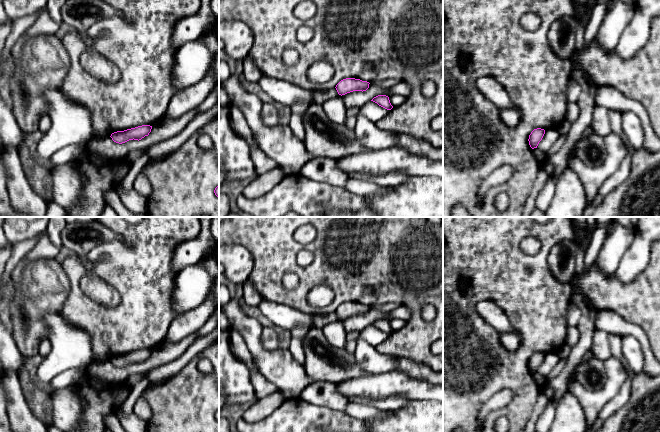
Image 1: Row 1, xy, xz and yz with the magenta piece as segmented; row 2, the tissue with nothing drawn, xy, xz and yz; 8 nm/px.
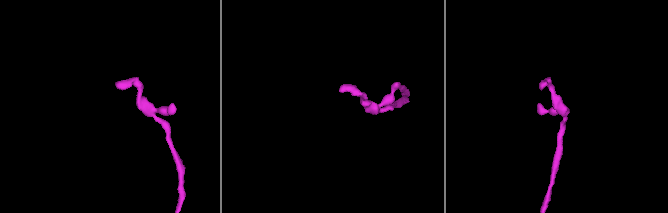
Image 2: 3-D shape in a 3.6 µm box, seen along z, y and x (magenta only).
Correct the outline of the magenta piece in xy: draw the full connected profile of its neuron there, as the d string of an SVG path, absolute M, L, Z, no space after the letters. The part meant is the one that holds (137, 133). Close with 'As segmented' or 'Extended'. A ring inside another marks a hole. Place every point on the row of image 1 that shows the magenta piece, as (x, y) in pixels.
M142 125L135 128L127 129L124 131L117 131L111 134L111 138L114 142L122 144L129 140L141 140L145 136L148 136L151 132L152 126Z. As segmented

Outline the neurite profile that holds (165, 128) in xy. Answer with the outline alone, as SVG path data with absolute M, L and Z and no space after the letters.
M197 108L190 110L177 119L170 119L163 116L157 123L152 125L151 132L141 140L129 140L119 144L111 137L92 138L87 148L99 156L111 160L126 160L127 155L134 150L142 150L146 147L165 141L179 134L197 115Z

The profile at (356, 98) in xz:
M372 86L366 91L353 91L345 95L339 95L336 88L327 90L316 90L314 91L314 103L318 105L323 105L328 99L340 97L346 107L346 109L352 107L361 107L365 103L371 101L374 97L378 95L391 96L388 88L383 88L379 86Z

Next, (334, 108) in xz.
M340 97L328 99L322 105L327 117L334 123L344 124L346 122L346 107Z

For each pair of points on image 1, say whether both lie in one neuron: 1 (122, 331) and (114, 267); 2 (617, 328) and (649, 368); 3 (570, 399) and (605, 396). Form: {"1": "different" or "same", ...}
{"1": "same", "2": "same", "3": "different"}

